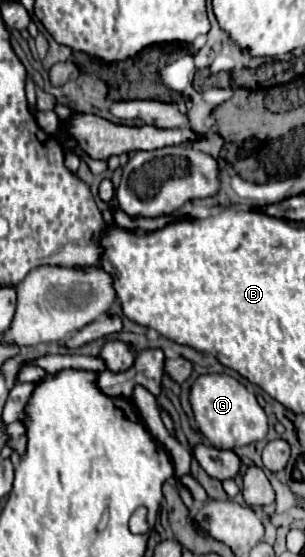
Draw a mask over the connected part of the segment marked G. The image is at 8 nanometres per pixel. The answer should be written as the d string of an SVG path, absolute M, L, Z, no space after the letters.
M202 374L190 388L190 404L194 418L214 448L234 448L262 440L268 432L268 422L256 396L228 374Z

